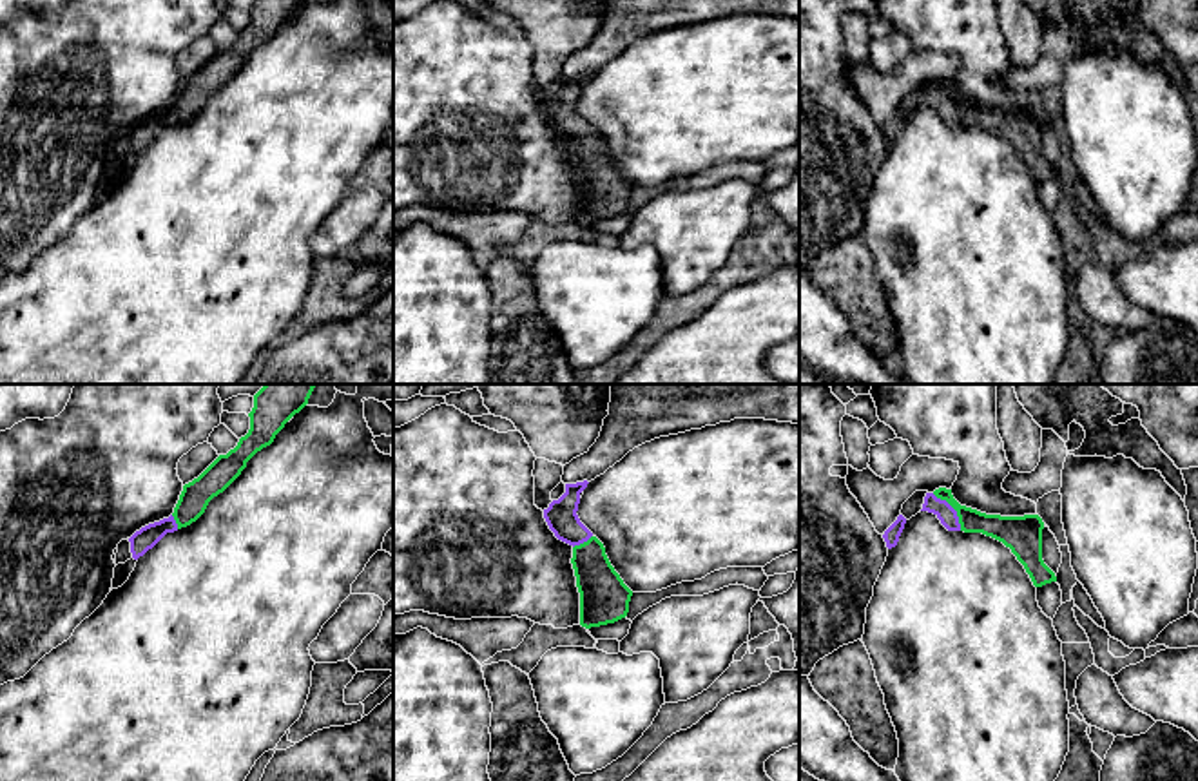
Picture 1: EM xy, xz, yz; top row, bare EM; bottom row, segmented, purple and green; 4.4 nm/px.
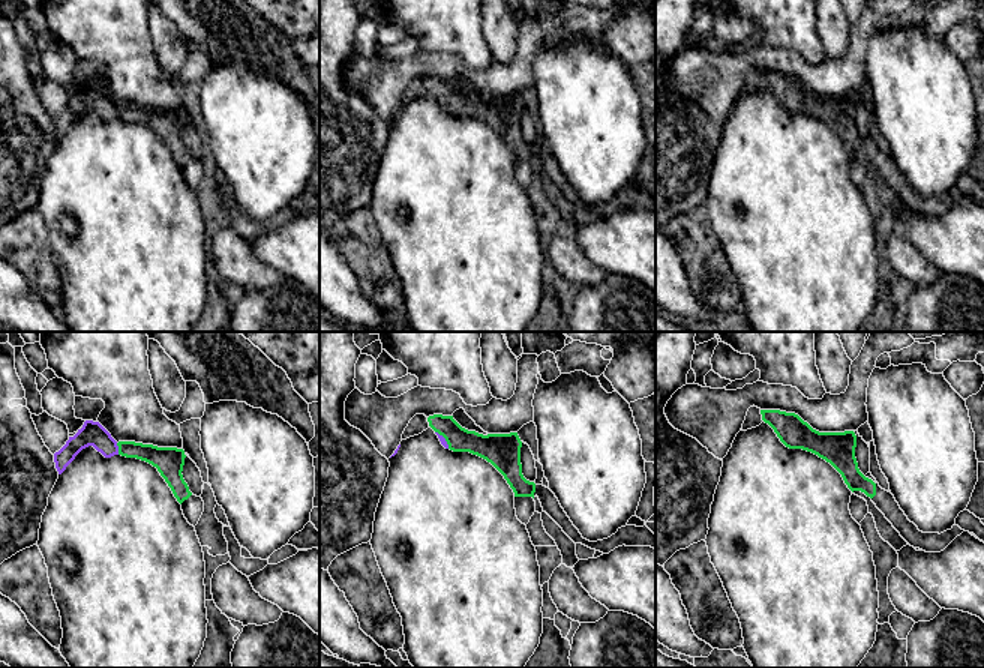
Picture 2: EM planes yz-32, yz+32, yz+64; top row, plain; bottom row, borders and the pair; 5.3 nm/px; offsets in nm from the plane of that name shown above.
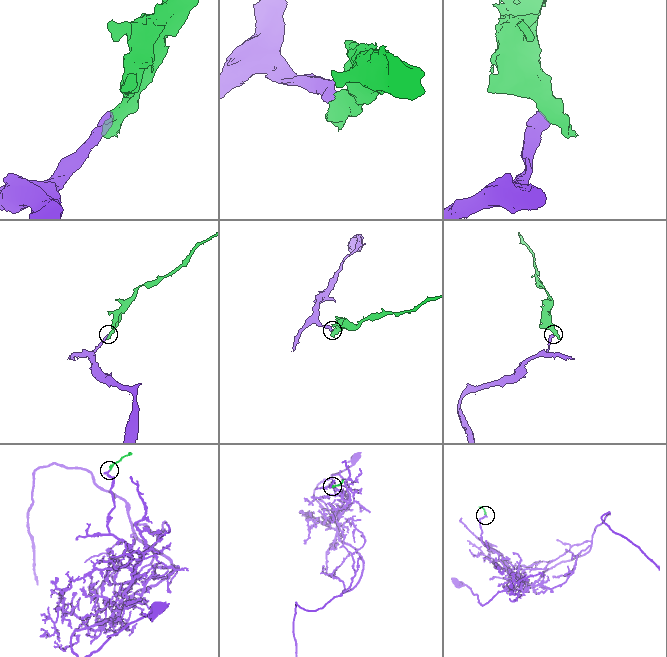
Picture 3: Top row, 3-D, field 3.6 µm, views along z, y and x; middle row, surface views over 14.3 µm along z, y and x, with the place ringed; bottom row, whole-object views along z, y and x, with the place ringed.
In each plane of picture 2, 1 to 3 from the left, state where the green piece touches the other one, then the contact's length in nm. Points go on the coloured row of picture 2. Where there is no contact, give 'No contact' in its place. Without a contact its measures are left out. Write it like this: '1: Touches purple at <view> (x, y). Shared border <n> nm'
1: Touches purple at yz-32 (117, 449). Shared border 70 nm
2: Touches purple at yz+32 (444, 439). Shared border 120 nm
3: No contact

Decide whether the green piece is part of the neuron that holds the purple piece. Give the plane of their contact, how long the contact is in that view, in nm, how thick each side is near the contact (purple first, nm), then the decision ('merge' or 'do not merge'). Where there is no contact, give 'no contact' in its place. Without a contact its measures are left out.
contact in yz; length 220 nm; calibres 80 and 120 nm; merge

